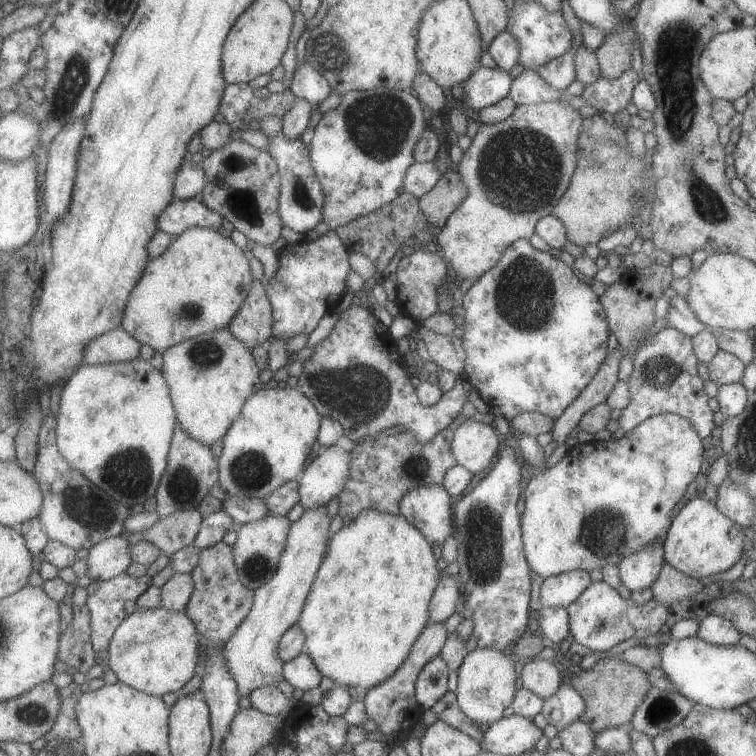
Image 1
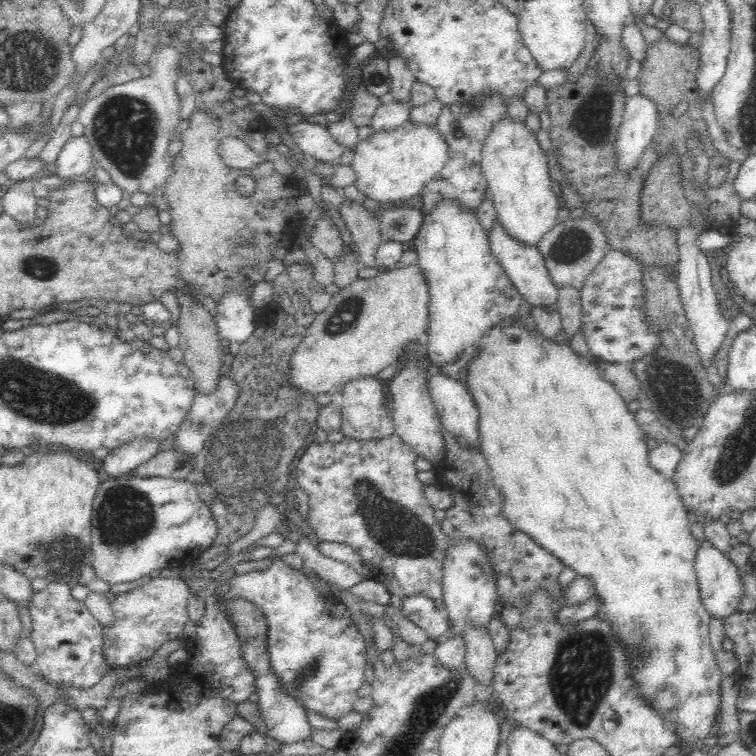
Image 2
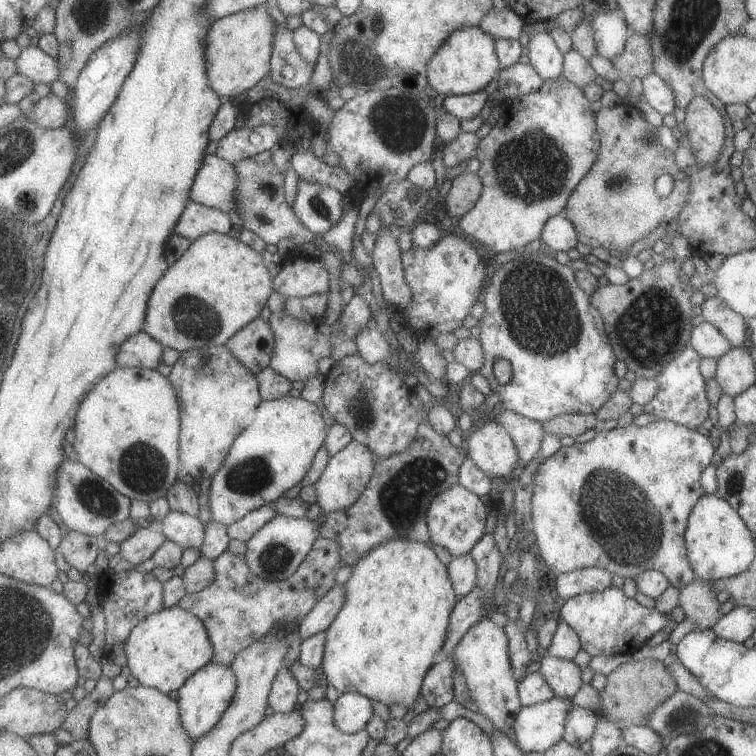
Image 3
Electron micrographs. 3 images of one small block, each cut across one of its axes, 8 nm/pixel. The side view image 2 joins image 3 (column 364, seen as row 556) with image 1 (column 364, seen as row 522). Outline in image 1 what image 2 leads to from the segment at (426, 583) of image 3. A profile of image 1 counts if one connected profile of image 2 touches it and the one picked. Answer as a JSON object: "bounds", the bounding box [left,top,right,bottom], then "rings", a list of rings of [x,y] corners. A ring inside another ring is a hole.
{"bounds":[298,509,443,690],"rings":[[[377,509],[363,511],[357,519],[350,525],[344,525],[337,534],[333,535],[329,544],[328,554],[318,572],[318,578],[315,579],[313,590],[308,596],[306,607],[304,608],[302,618],[298,625],[306,634],[307,653],[315,661],[319,670],[328,678],[333,680],[336,685],[349,688],[367,688],[368,690],[383,684],[390,679],[402,667],[402,664],[410,658],[414,644],[418,642],[419,637],[426,630],[426,626],[431,622],[431,603],[436,593],[436,588],[440,583],[441,569],[443,562],[435,558],[433,554],[432,542],[405,516],[384,513]]]}

